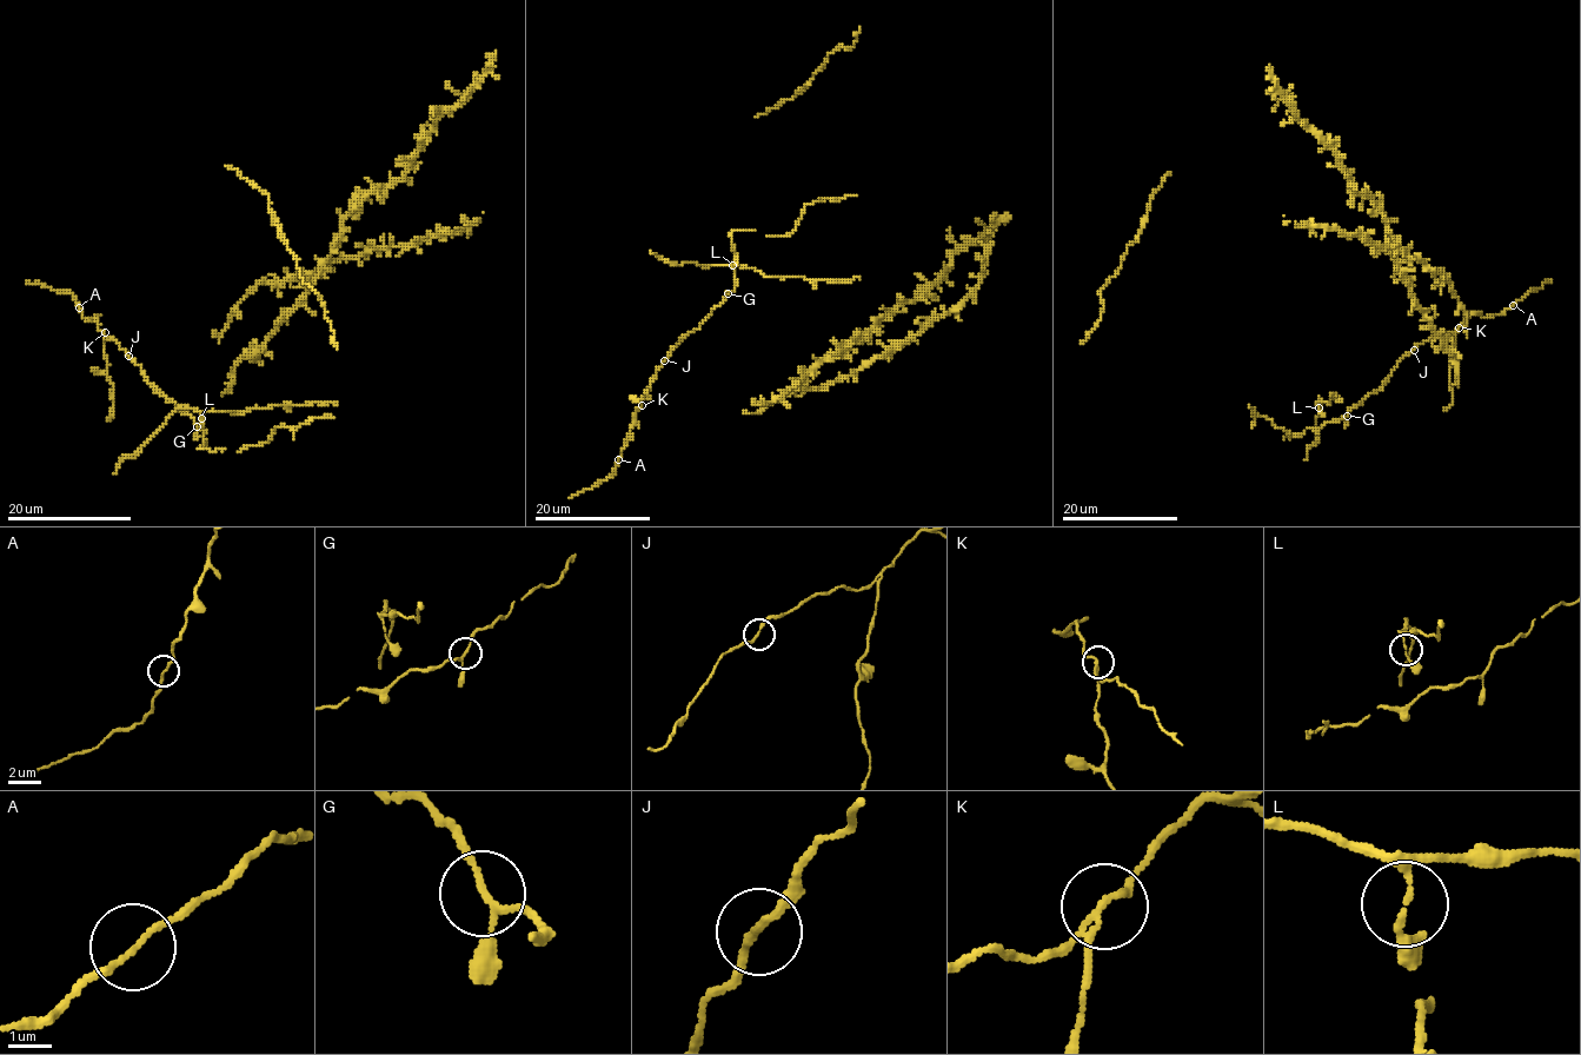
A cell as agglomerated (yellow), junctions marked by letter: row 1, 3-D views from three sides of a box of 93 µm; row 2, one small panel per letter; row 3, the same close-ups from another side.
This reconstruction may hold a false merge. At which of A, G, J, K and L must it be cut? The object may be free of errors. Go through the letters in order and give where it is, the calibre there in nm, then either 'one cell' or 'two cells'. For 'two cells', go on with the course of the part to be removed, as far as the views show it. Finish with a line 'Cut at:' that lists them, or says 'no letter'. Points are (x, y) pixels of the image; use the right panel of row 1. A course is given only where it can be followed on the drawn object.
A: at (1513, 305); 150 nm thick; one cell
G: at (1347, 416); 120 nm thick; one cell
J: at (1414, 350); 160 nm thick; one cell
K: at (1459, 327); 130 nm thick; two cells; foreign part runs (1459, 327), (1449, 369), (1453, 400), (1445, 410)
L: at (1319, 407); 110 nm thick; one cell
Cut at: K

